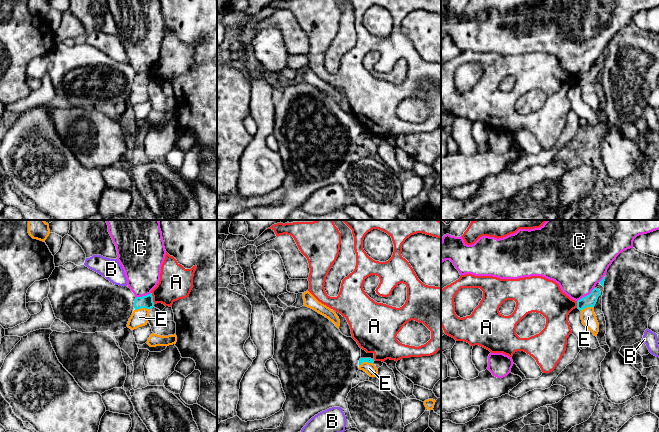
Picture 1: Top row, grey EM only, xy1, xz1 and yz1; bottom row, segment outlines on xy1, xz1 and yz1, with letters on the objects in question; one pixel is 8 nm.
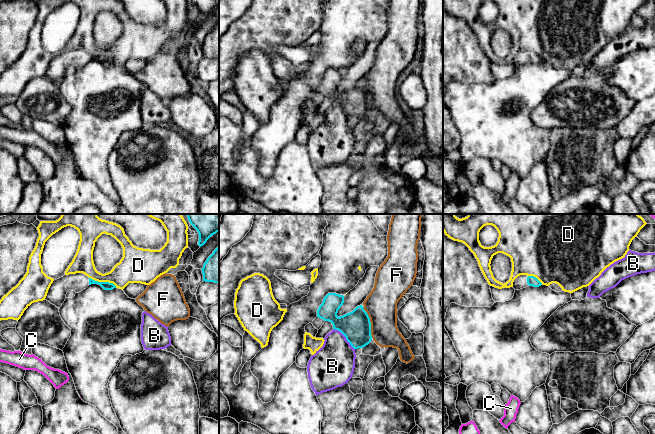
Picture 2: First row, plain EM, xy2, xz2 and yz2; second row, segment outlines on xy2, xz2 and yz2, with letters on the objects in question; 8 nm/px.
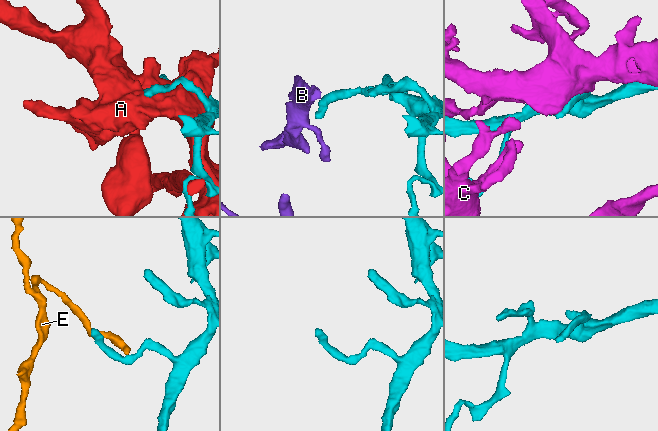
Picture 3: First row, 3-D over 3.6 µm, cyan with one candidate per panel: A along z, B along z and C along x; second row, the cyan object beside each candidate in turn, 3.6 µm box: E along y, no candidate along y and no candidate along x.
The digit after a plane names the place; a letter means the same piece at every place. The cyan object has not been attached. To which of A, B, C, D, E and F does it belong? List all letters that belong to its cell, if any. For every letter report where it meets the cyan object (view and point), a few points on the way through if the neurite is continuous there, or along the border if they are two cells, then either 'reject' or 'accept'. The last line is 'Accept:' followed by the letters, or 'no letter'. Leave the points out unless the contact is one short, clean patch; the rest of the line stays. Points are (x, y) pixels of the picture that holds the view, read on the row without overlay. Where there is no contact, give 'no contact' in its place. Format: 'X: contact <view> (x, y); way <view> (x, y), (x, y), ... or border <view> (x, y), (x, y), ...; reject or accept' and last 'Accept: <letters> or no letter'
A: contact xy1 (152, 74); reject
B: contact xz2 (345, 112); border xz2 (333, 104), (337, 105), (354, 125); reject
C: contact yz1 (585, 72); reject
D: contact xy2 (103, 58); reject
E: contact xy1 (142, 83); border xy1 (149, 84), (137, 84), (135, 86); reject
F: contact xz2 (370, 98); border xz2 (362, 83), (369, 94), (370, 110), (372, 113); reject
Accept: no letter

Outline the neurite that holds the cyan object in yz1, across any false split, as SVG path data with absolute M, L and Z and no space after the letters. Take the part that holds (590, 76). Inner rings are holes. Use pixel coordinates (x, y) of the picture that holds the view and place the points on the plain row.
M594 64L589 71L577 77L577 84L581 87L587 83L594 83L600 71L600 66Z

